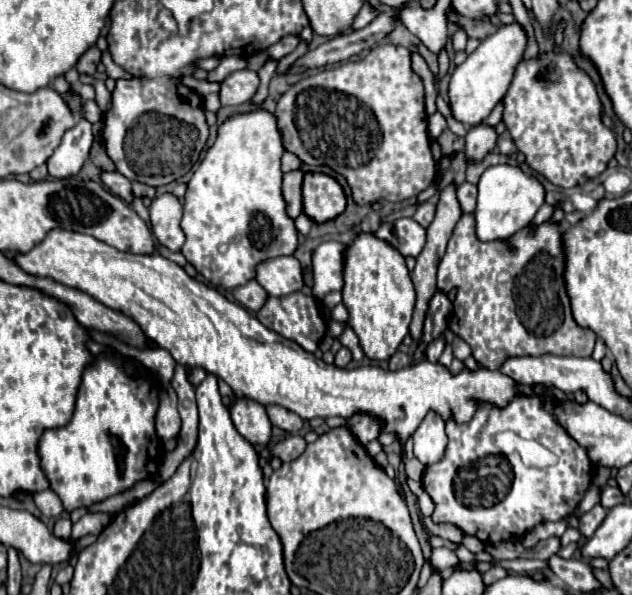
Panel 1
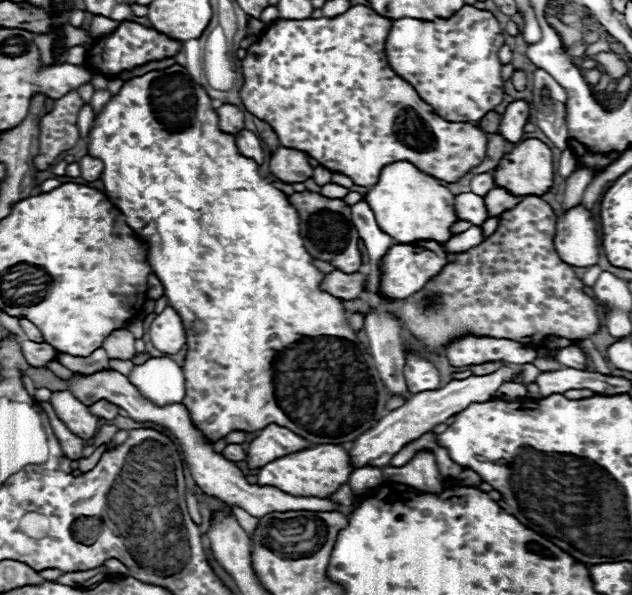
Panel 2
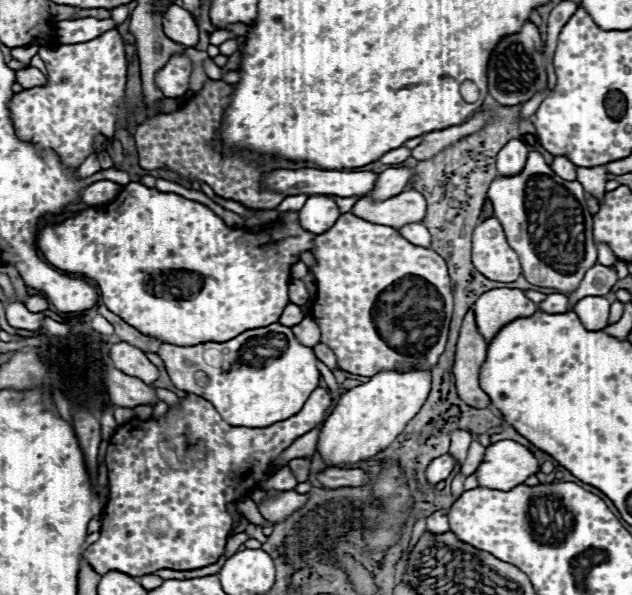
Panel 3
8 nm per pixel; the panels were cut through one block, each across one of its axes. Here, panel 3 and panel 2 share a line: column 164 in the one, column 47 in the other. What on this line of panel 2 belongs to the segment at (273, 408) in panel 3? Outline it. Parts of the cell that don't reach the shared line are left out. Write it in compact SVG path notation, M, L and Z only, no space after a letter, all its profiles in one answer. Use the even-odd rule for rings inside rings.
M22 340L20 344L22 344L22 354L24 354L26 362L34 368L46 368L48 362L58 360L58 354L56 354L58 350L52 348L50 344L46 344L46 342L38 344L38 342L32 342L32 340Z

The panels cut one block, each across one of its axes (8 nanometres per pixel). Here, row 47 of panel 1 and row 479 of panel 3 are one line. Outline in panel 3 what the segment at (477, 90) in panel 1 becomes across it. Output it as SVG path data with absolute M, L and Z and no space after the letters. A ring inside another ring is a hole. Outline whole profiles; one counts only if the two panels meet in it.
M514 440L494 442L486 448L484 462L476 470L478 484L492 490L512 490L538 472L536 456Z

